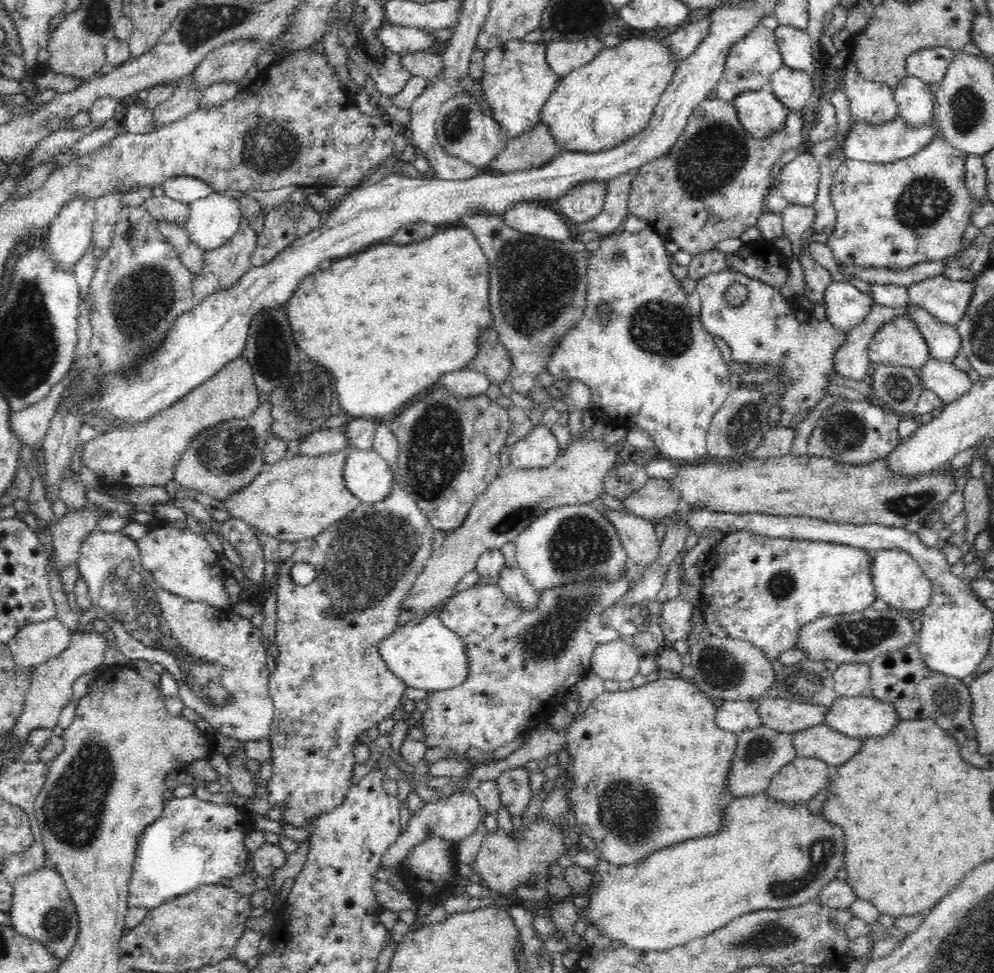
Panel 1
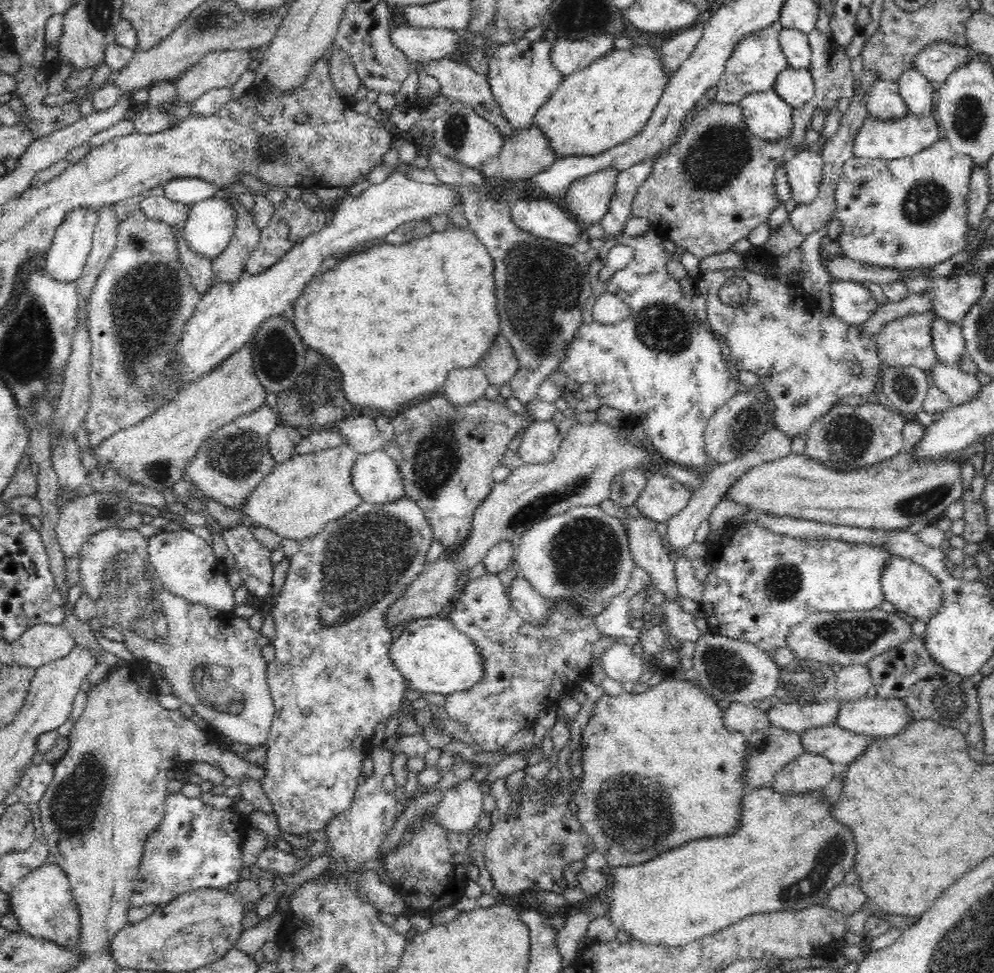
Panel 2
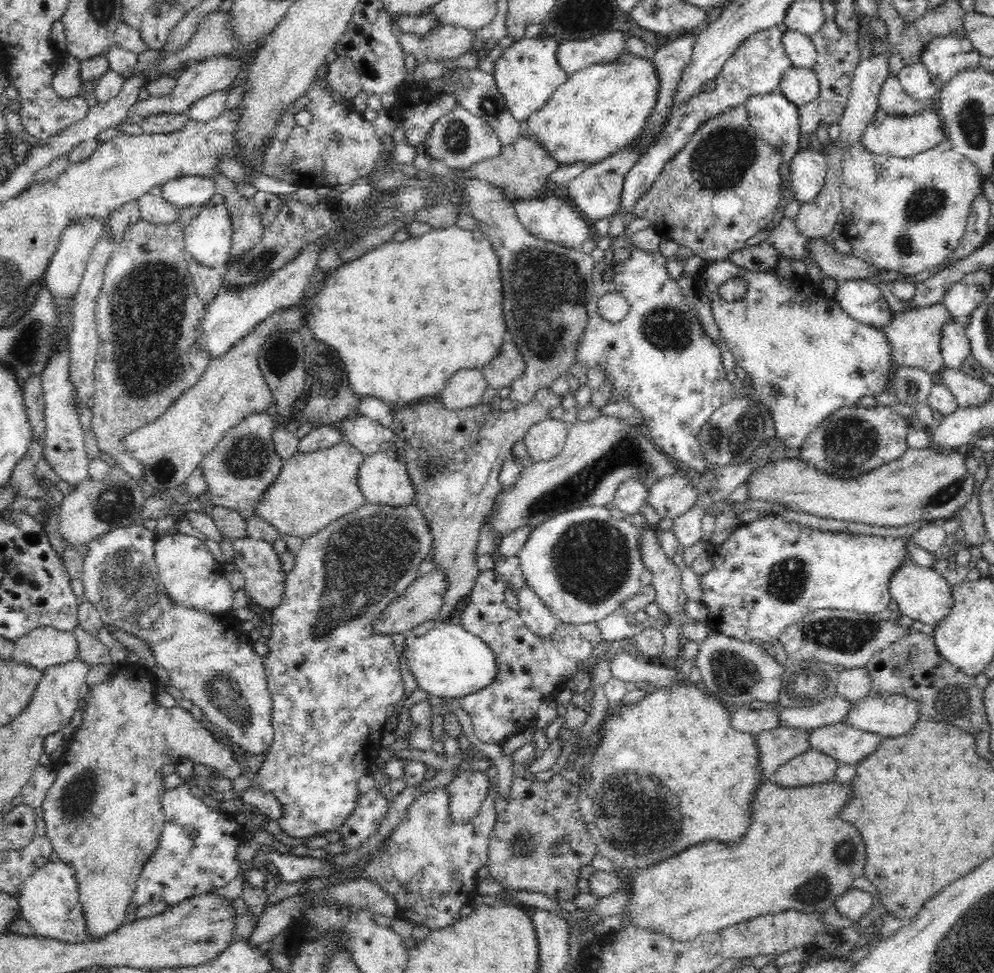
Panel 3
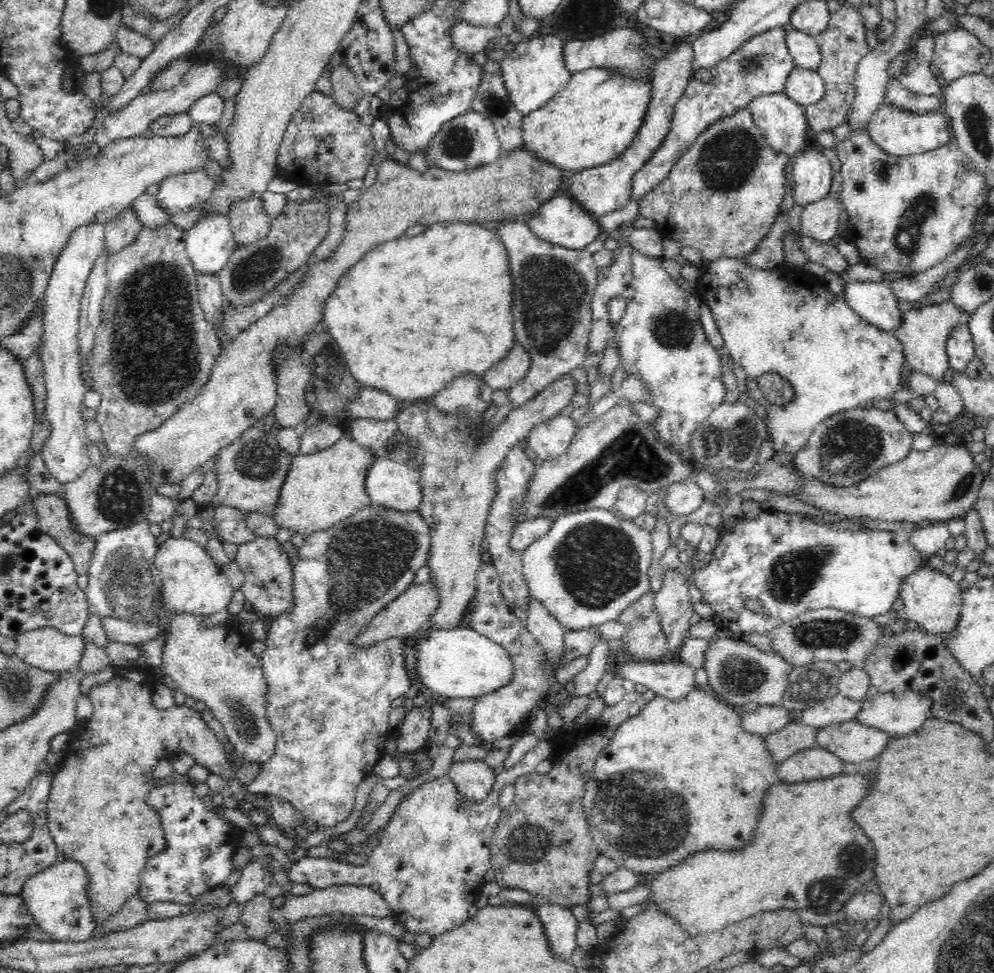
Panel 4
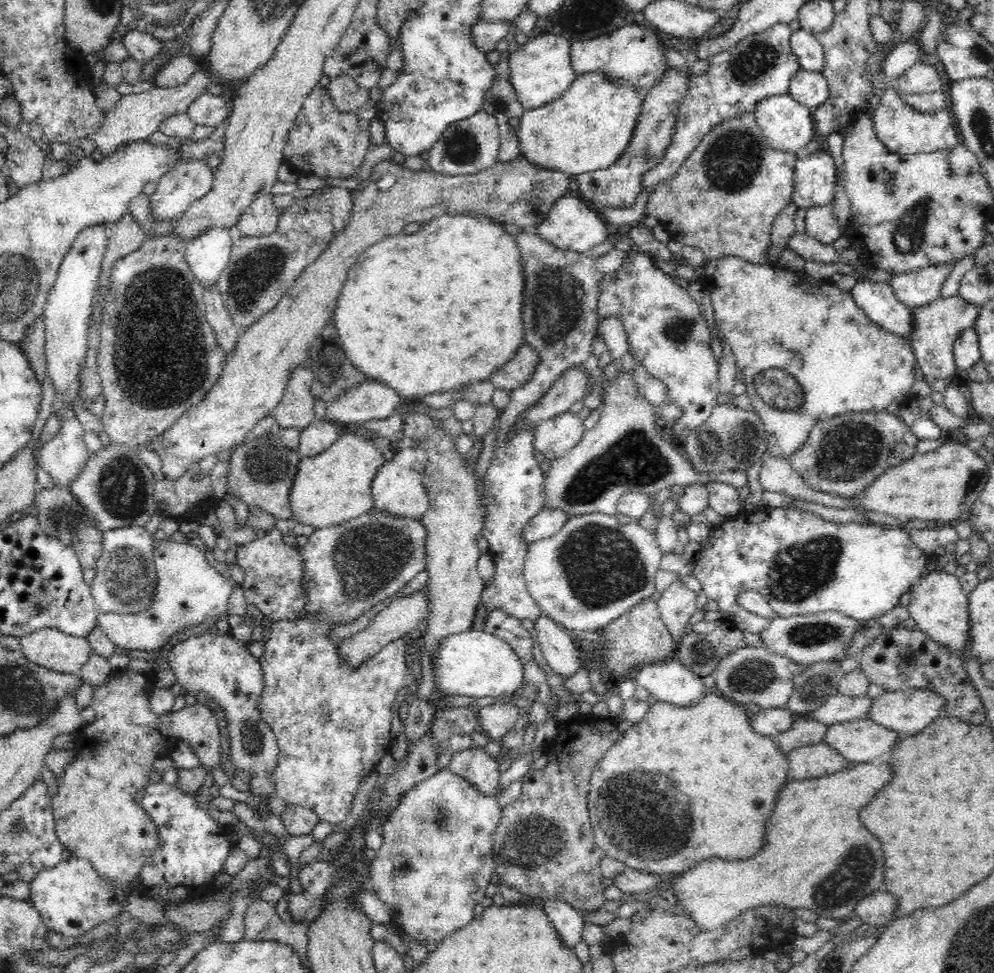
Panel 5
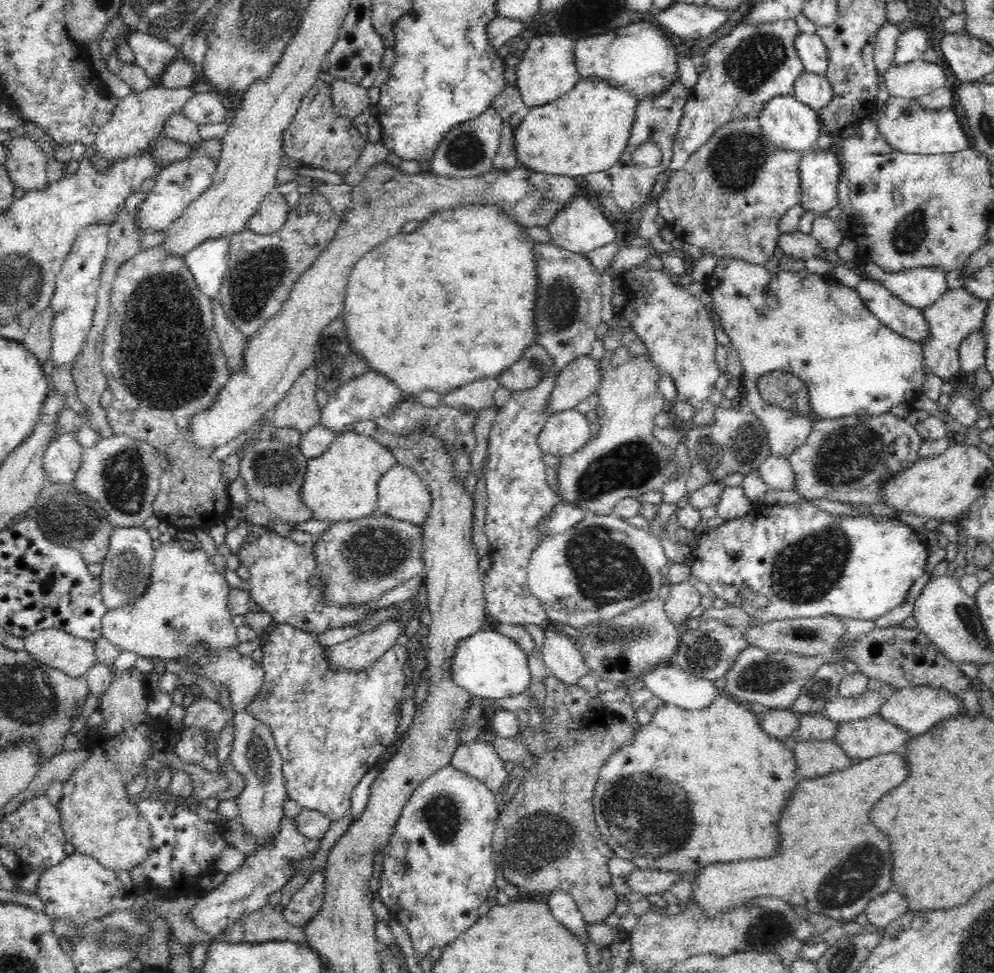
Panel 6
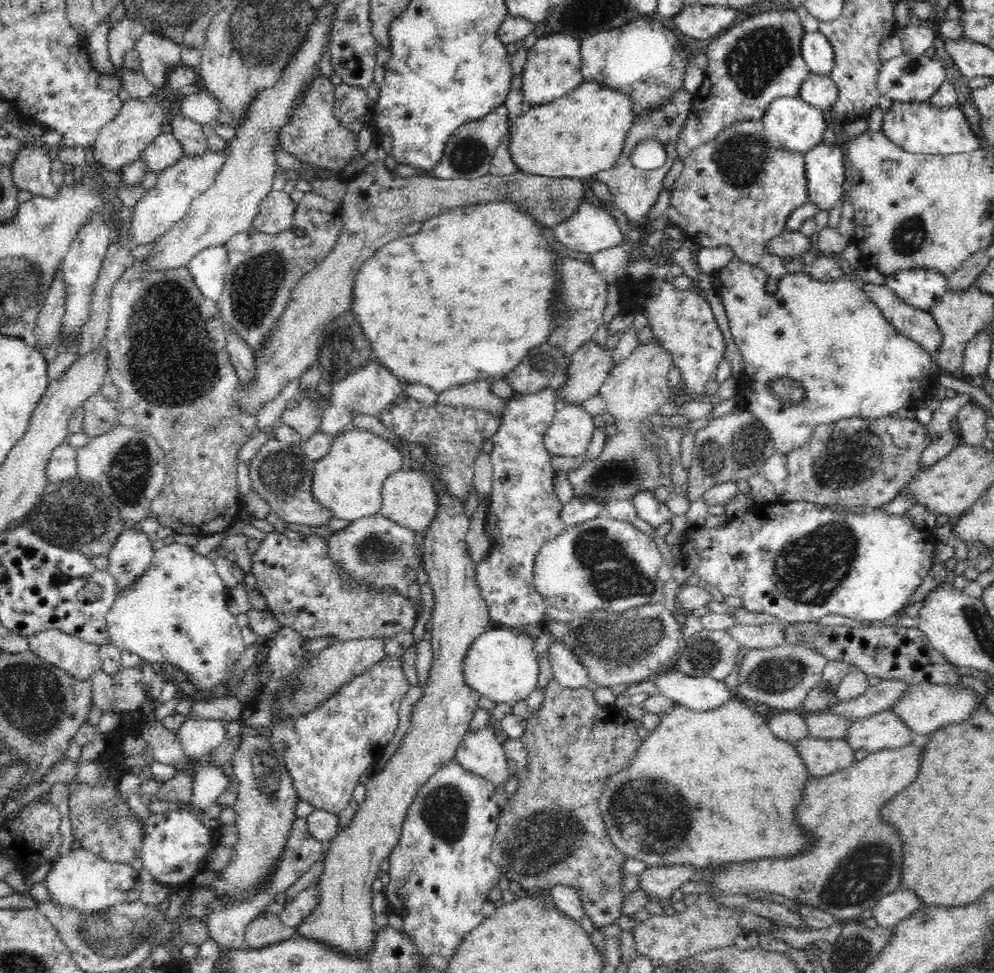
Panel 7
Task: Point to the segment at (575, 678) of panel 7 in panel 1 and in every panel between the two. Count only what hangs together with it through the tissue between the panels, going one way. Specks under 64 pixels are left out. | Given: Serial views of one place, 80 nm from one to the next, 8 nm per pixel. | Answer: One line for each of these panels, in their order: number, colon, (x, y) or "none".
1: (513, 583)
2: (532, 607)
3: (539, 619)
4: (549, 633)
5: (558, 646)
6: (565, 661)

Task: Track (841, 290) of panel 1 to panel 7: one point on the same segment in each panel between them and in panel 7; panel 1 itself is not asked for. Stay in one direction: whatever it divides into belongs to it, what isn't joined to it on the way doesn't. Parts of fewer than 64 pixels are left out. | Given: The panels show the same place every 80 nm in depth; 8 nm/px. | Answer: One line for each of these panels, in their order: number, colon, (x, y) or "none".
2: (851, 302)
3: (863, 300)
4: (875, 302)
5: (877, 299)
6: (905, 320)
7: (917, 324)

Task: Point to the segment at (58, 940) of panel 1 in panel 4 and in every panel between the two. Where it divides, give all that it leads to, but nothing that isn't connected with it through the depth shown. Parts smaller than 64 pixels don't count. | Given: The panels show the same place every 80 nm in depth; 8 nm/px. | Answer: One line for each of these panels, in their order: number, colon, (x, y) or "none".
2: (42, 901)
3: (49, 901)
4: (57, 897)

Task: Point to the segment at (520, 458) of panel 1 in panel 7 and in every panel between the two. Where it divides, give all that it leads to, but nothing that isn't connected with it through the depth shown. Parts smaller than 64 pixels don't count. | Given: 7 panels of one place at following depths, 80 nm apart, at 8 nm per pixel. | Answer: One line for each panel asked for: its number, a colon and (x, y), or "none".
2: (541, 441)
3: (545, 440)
4: (551, 438)
5: (554, 437)
6: (566, 431)
7: (571, 431)

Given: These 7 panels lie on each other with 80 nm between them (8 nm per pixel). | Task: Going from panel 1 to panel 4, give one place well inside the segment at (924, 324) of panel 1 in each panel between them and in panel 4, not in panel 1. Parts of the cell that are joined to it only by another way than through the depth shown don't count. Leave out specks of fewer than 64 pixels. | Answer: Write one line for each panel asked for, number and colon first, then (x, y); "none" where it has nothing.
2: (948, 340)
3: (955, 346)
4: (960, 349)

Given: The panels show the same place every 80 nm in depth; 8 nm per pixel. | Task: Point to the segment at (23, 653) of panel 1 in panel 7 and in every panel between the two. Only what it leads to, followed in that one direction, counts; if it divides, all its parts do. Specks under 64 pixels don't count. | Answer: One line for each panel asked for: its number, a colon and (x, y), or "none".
2: (42, 643)
3: (45, 646)
4: (47, 648)
5: (49, 647)
6: (56, 648)
7: (79, 658)

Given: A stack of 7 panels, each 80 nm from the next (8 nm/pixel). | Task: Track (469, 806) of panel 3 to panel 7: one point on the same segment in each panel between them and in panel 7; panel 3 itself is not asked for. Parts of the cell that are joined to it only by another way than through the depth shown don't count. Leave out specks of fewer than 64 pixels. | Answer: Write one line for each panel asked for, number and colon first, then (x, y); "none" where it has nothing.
4: (474, 779)
5: (474, 765)
6: (478, 759)
7: (481, 753)

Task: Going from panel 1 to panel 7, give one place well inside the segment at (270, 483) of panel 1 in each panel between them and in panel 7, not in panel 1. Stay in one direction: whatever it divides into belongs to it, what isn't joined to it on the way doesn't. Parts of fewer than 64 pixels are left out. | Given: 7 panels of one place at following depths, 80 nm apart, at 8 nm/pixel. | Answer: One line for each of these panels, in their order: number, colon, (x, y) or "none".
2: (300, 496)
3: (313, 489)
4: (320, 489)
5: (331, 487)
6: (341, 484)
7: (348, 480)

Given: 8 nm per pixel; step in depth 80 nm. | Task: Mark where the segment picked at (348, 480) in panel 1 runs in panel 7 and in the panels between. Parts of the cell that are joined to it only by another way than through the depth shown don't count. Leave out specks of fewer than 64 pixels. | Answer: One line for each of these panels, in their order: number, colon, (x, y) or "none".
2: (376, 477)
3: (383, 479)
4: (389, 484)
5: (400, 491)
6: (402, 494)
7: (408, 497)

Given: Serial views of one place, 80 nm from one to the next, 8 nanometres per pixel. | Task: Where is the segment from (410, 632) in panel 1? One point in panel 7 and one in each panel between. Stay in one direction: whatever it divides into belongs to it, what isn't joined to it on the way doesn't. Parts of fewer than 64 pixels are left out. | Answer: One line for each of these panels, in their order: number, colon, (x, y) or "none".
2: (433, 656)
3: (447, 661)
4: (455, 663)
5: (474, 663)
6: (488, 665)
7: (500, 664)

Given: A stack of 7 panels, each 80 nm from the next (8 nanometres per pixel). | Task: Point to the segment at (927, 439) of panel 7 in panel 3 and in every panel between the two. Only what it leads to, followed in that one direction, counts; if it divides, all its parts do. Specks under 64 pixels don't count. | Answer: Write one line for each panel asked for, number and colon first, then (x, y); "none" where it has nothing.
3: (853, 440)
4: (854, 444)
5: (844, 454)
6: (846, 459)

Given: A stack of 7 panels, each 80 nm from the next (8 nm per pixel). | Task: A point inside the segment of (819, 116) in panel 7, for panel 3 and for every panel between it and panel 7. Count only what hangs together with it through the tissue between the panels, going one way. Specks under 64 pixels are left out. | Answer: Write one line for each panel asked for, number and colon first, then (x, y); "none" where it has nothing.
3: (772, 116)
4: (783, 122)
5: (787, 125)
6: (787, 123)

